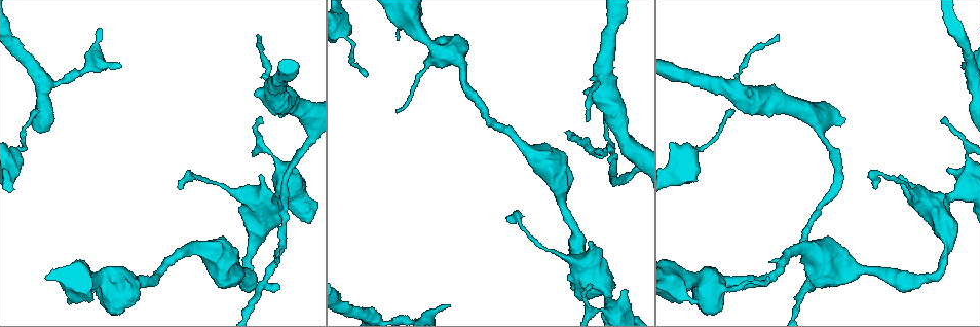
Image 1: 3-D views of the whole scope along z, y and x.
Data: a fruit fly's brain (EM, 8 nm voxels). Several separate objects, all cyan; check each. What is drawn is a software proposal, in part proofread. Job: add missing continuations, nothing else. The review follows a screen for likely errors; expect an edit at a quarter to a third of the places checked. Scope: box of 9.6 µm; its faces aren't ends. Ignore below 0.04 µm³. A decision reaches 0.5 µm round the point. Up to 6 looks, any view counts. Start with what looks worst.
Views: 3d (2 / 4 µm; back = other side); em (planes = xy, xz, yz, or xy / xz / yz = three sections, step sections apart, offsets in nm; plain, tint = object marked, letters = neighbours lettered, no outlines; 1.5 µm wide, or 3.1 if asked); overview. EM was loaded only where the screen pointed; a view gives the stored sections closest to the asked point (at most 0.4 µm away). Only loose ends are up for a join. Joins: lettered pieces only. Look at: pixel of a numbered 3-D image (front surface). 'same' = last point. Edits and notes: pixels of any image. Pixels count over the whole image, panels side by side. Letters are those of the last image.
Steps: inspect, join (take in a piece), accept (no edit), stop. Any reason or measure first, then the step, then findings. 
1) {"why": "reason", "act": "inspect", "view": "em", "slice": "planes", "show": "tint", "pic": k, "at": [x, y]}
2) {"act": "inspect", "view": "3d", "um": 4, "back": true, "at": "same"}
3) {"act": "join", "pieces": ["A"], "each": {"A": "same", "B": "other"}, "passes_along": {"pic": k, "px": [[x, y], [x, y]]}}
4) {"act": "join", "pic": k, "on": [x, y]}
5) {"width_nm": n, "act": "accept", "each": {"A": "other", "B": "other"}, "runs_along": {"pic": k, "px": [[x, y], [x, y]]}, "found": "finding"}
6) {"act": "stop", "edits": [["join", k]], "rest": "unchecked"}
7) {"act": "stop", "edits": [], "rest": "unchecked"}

{"act": "inspect", "view": "em", "slice": "planes", "show": "plain", "pic": 1, "at": [119, 64]}

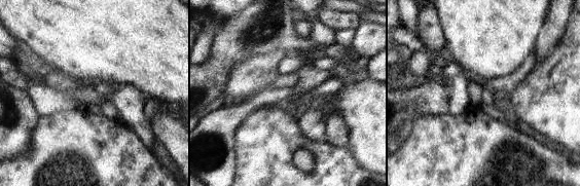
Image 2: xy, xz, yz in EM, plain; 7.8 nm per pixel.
{"act": "inspect", "view": "em", "slice": "planes", "show": "letters", "at": "same"}

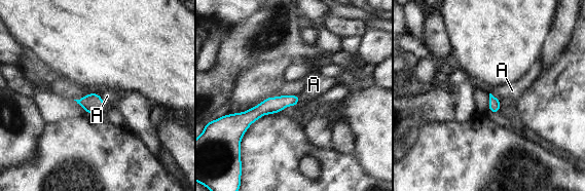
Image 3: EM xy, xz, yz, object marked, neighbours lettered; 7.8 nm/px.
{"act": "accept", "each": {"A": "other"}, "border": {"pic": 3, "px": [[298, 94], [298, 101], [295, 105]]}, "found": "no lettered piece goes on from it"}

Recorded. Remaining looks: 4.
{"why": "branch stops here", "act": "inspect", "view": "em", "slice": "xz", "step": 4, "show": "tint", "pic": 1, "at": [948, 169]}

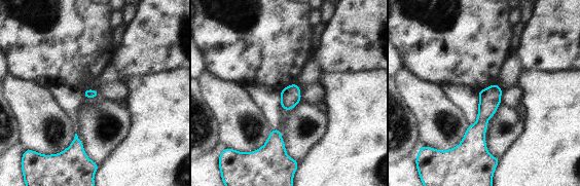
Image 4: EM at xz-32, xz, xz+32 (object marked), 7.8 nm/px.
{"why": "cut it another way", "act": "inspect", "view": "em", "slice": "planes", "show": "letters", "at": "same"}

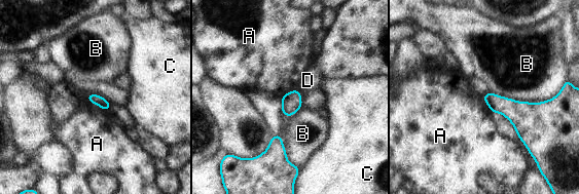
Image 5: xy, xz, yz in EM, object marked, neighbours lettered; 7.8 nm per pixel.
{"longest_contact_nm": ["B", 550], "act": "accept", "each": {"A": "other", "B": "other", "C": "other", "D": "other"}, "border": {"pic": 5, "px": [[490, 91], [532, 103], [558, 92]]}, "found": "no lettered piece goes on from it"}

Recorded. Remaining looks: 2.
{"why": "long arm stops here", "act": "inspect", "view": "em", "slice": "xz", "step": 8, "show": "tint", "pic": 1, "at": [257, 34]}

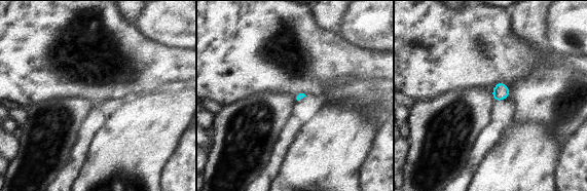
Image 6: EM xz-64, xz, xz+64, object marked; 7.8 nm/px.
{"why": "another direction", "act": "inspect", "view": "em", "slice": "planes", "show": "letters", "at": "same"}

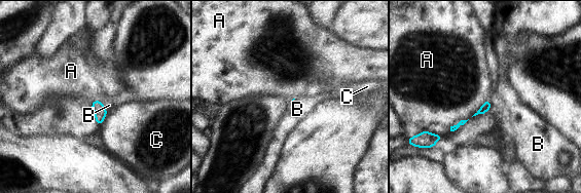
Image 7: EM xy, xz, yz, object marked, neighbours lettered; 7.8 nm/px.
{"act": "accept", "each": {"A": "other", "B": "other", "C": "other"}, "border": {"pic": 7, "px": [[488, 99], [471, 116]]}, "found": "no lettered piece goes on from it"}

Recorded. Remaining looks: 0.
{"act": "stop", "edits": [], "rest": "unchecked"}

